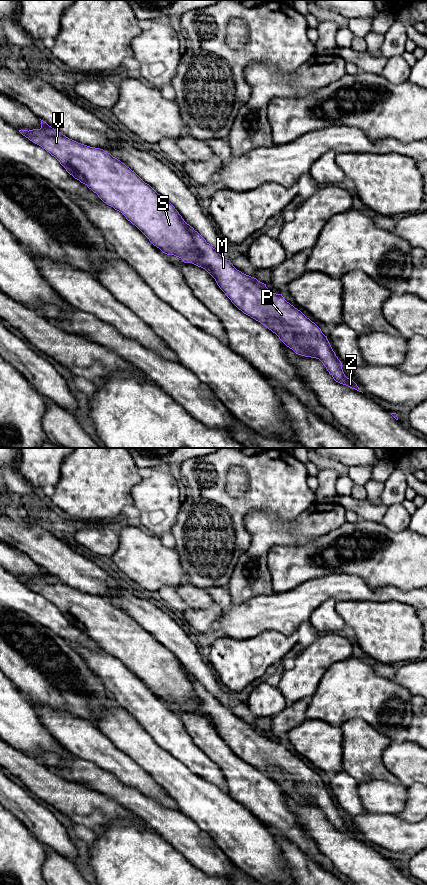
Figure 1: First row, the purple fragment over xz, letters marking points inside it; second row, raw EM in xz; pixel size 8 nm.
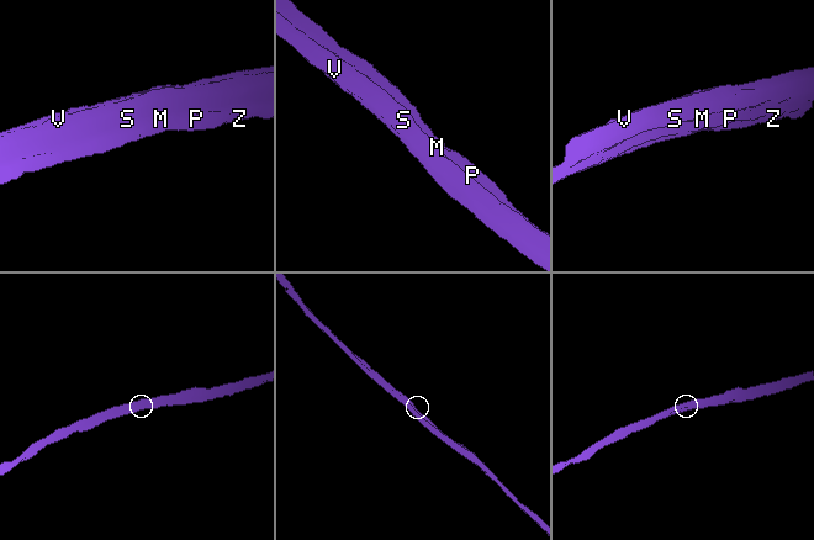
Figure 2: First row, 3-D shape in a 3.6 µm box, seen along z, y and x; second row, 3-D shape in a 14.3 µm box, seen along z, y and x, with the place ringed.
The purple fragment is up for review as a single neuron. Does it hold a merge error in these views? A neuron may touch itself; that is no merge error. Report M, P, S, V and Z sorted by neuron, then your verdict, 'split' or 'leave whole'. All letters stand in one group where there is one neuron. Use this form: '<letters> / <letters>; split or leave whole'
M P Z / S V; split

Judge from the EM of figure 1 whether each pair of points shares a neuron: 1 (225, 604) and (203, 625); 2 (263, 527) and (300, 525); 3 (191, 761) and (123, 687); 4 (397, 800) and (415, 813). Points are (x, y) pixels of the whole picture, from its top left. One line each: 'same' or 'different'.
1: same
2: same
3: same
4: different

